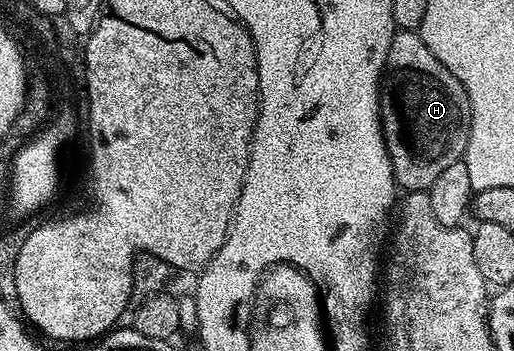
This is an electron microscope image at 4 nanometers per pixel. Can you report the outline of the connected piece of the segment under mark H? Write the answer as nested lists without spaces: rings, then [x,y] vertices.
[[[398,30],[394,35],[378,88],[378,112],[394,180],[403,191],[429,191],[440,172],[465,159],[472,120],[468,92],[428,52],[417,30]]]

